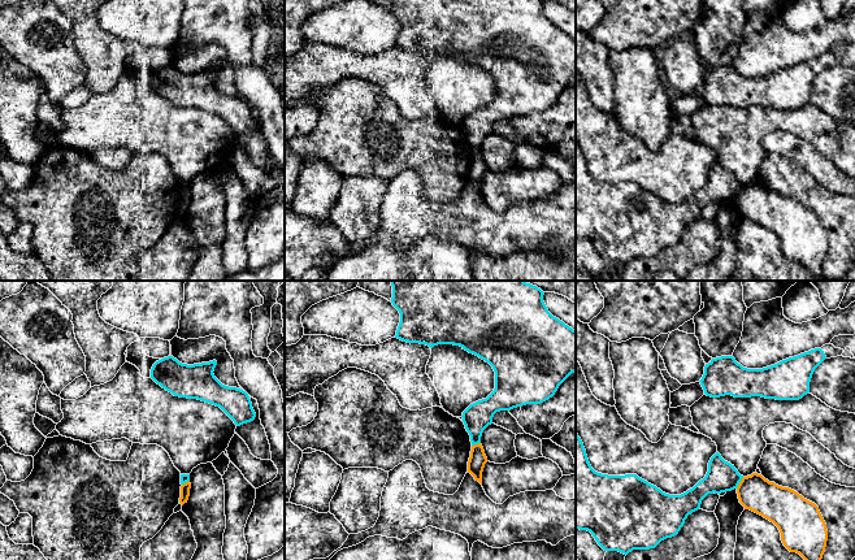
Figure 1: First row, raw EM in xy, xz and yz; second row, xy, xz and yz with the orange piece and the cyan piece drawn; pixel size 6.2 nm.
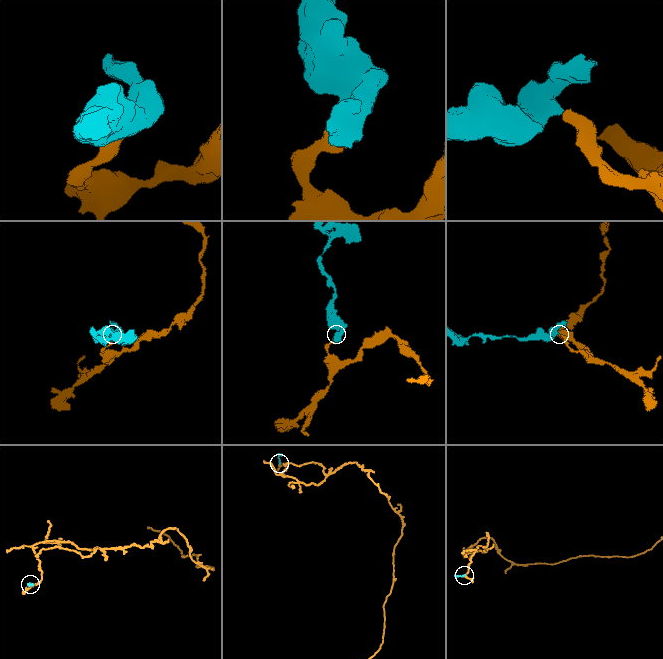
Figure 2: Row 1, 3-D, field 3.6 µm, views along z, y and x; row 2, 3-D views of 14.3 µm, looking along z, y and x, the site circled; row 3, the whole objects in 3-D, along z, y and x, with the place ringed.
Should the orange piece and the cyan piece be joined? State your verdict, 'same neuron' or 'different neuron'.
different neuron

